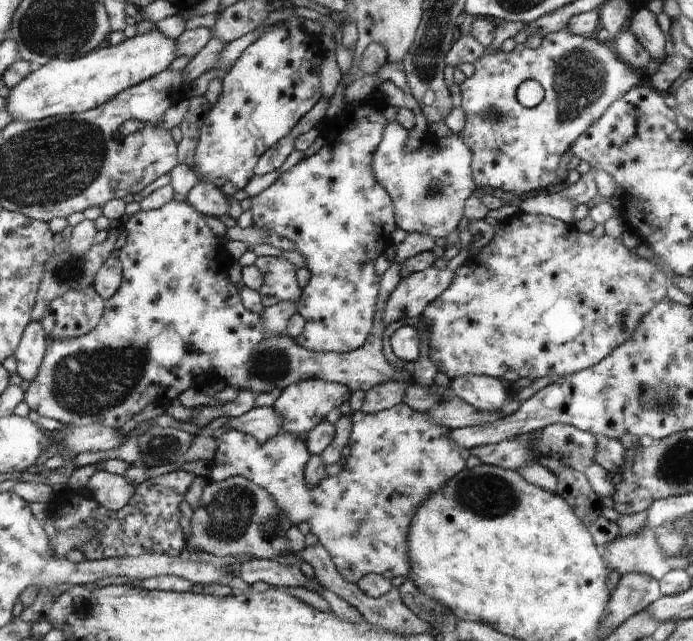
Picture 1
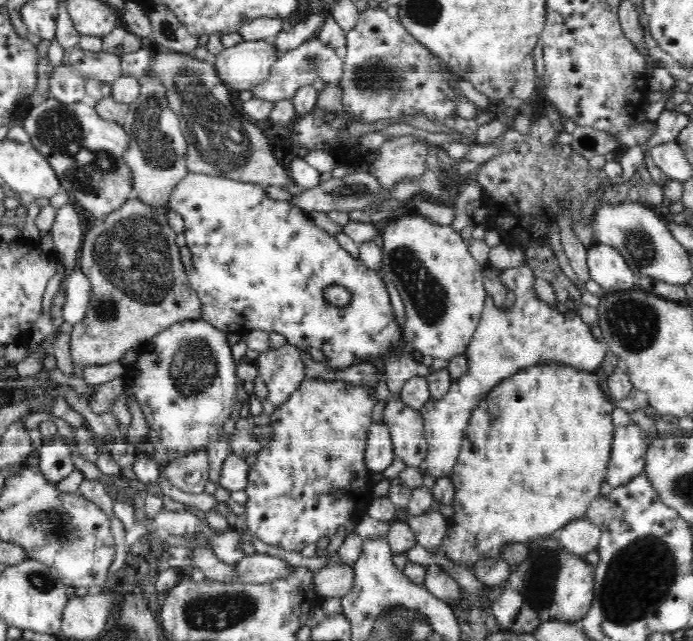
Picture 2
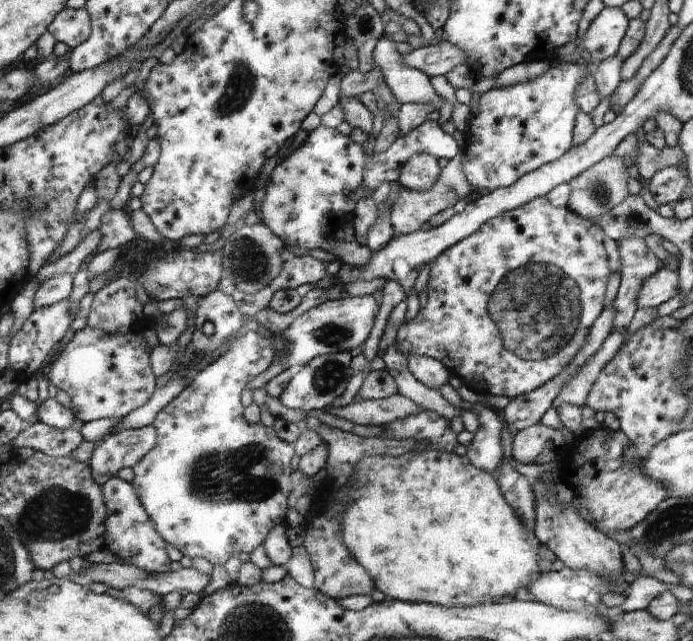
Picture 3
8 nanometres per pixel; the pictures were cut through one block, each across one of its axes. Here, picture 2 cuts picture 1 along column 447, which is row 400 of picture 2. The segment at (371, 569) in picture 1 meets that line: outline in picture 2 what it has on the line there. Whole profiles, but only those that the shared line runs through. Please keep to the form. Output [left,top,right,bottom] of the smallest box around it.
[418,264,607,478]

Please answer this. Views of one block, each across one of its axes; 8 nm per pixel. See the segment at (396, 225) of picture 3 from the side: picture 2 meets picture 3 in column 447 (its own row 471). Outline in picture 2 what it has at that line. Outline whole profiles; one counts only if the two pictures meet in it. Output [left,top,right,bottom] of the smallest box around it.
[164,450,209,494]

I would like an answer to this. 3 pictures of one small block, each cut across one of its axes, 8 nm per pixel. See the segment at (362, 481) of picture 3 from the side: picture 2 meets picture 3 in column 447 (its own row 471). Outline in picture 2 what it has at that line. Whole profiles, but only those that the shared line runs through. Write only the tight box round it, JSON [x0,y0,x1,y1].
[439,365,618,573]

